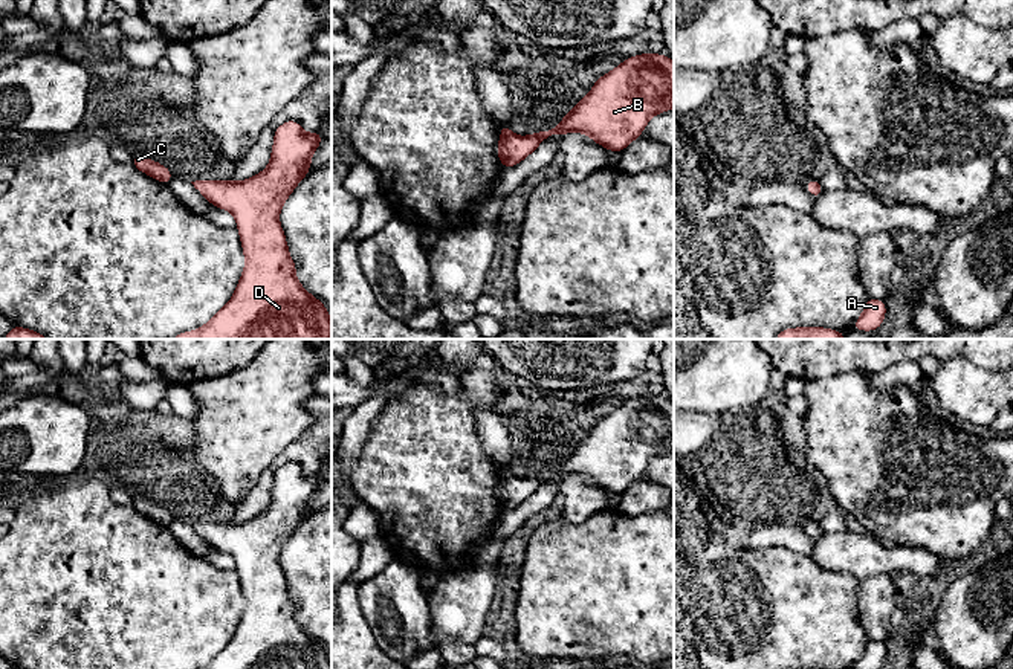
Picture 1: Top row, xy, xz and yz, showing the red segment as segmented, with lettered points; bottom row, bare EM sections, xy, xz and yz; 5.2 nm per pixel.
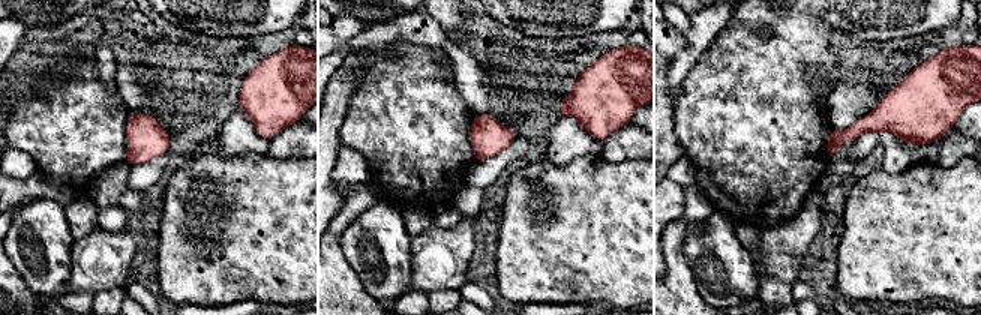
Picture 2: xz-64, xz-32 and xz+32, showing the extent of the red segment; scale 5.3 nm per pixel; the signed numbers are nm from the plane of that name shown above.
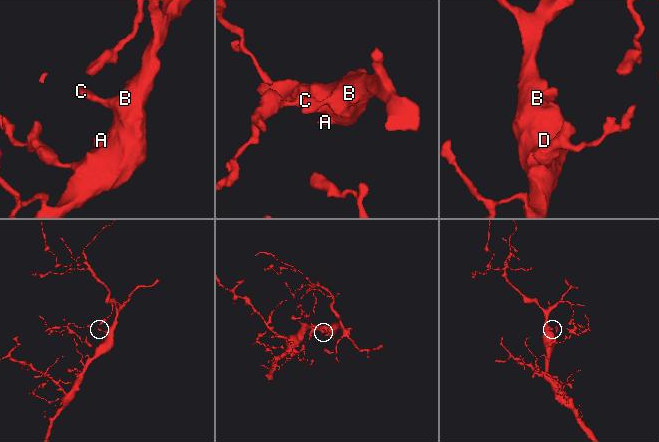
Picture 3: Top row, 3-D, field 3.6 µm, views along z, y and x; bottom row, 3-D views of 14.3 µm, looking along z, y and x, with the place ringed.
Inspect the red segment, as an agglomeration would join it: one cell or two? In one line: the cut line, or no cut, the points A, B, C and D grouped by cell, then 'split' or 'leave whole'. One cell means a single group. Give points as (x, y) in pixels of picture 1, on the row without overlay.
cut none; groups A B C D; leave whole

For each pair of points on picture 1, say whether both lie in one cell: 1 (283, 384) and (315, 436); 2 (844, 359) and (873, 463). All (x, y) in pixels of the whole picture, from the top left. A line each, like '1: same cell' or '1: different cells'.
1: different cells
2: different cells

